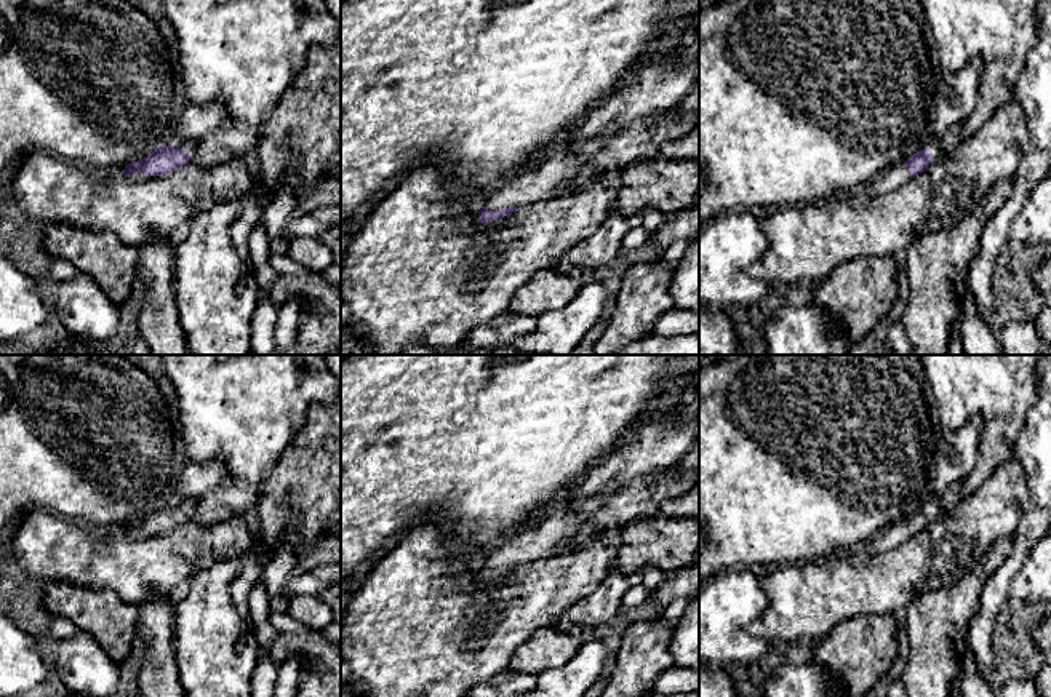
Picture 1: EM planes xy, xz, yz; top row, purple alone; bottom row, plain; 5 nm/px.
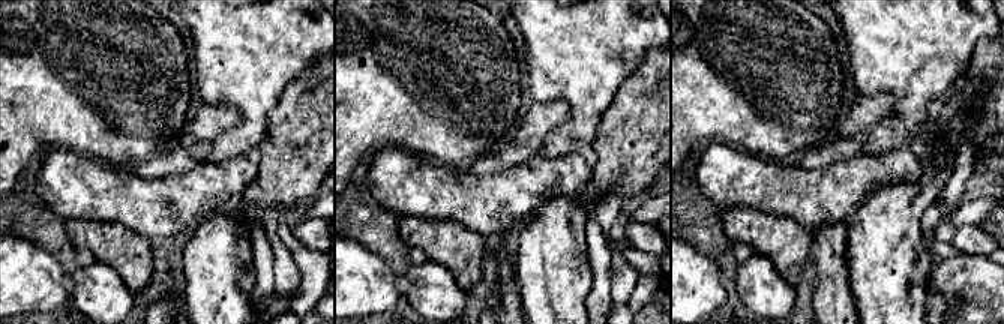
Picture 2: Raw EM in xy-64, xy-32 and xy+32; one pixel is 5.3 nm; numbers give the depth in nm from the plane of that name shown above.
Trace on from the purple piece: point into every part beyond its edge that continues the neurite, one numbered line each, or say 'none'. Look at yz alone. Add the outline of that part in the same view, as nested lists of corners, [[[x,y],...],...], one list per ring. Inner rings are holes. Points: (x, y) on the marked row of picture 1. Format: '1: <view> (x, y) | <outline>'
1: yz (896, 176) | [[[904,165],[893,166],[888,173],[880,176],[873,184],[865,187],[862,192],[869,195],[886,193],[888,190],[896,190],[902,184],[910,182],[912,176]]]

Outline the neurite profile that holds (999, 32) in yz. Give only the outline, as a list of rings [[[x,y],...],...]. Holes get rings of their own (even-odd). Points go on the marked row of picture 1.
[[[920,0],[933,34],[933,56],[944,72],[961,70],[973,59],[984,66],[976,109],[963,121],[961,141],[971,137],[1013,99],[1027,54],[1040,38],[1037,5],[1040,0]]]

